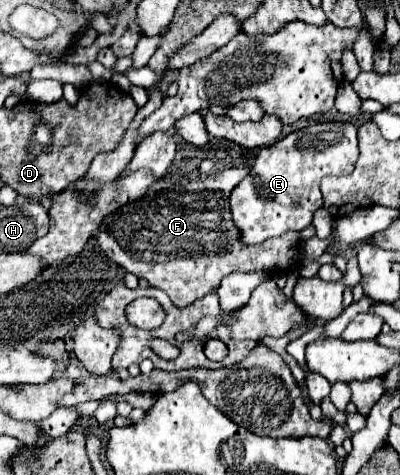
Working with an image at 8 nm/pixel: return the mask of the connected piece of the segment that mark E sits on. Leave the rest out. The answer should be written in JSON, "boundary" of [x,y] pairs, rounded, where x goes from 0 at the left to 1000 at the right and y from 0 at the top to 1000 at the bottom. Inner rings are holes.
{"boundary":[[[805,257],[805,261],[785,261],[770,269],[725,278],[715,291],[660,312],[645,324],[625,366],[575,408],[580,459],[585,459],[585,472],[605,484],[605,505],[615,514],[655,514],[670,501],[705,497],[715,484],[755,484],[770,472],[780,472],[785,446],[795,438],[805,438],[800,379],[820,366],[855,371],[855,366],[875,366],[885,358],[885,345],[895,337],[890,278],[895,278],[890,265],[870,261],[870,257]],[[740,421],[750,425],[750,434],[730,434]]]}

